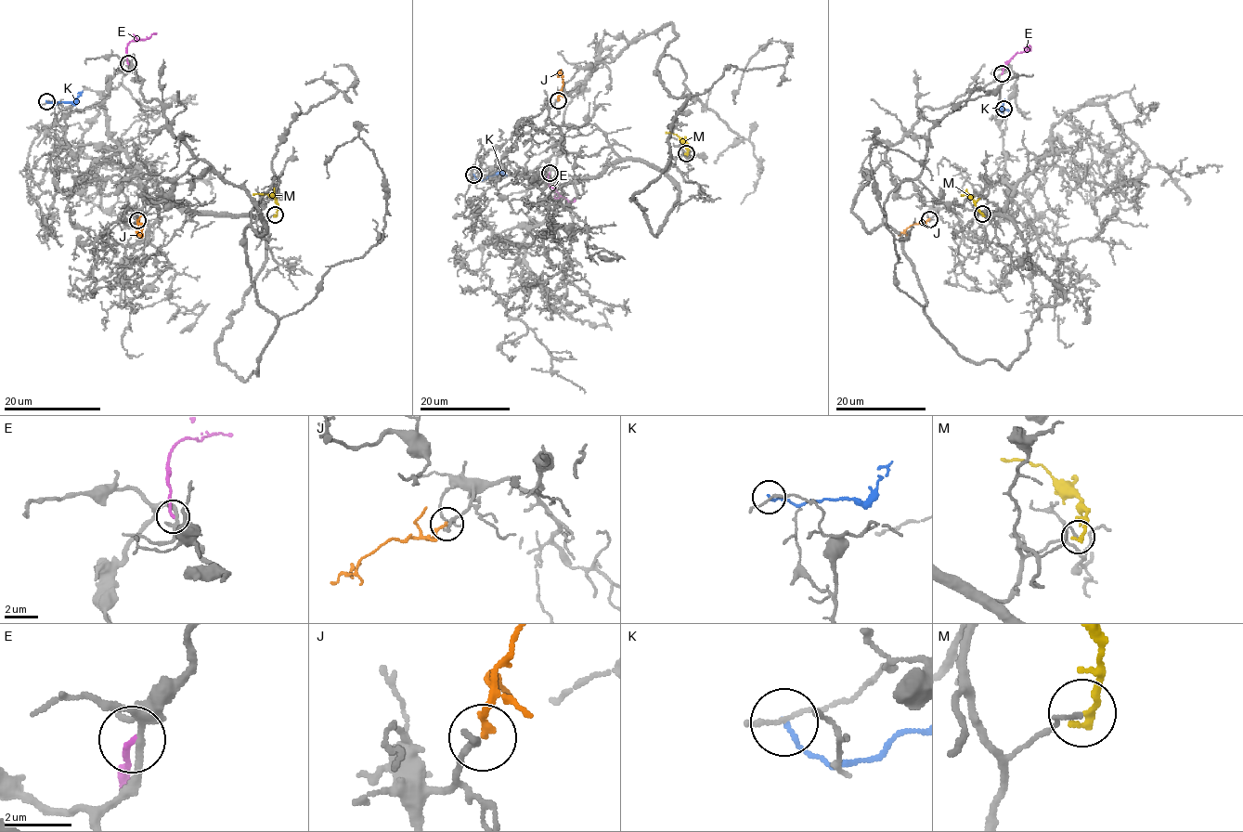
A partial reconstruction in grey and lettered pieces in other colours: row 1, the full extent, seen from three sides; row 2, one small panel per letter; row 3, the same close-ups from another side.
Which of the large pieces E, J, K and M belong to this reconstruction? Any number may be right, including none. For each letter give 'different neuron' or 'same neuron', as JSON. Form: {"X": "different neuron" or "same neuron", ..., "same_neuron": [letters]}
{"E": "different neuron", "J": "same neuron", "K": "different neuron", "M": "different neuron", "same_neuron": ["J"]}

